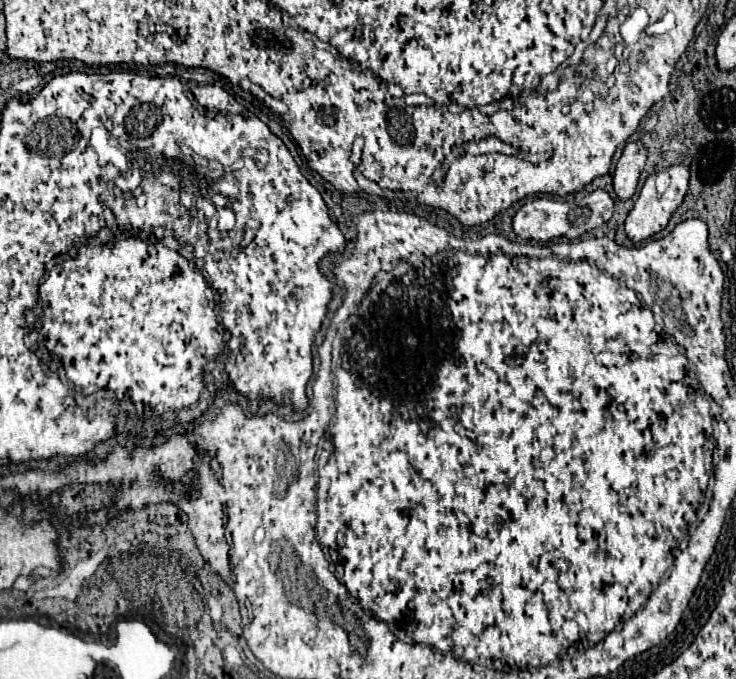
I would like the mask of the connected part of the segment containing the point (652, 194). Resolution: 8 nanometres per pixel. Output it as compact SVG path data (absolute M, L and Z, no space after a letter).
M684 164L670 166L670 168L666 168L666 174L668 174L668 182L664 186L664 192L658 192L658 182L656 182L658 174L650 176L644 182L644 186L642 186L642 190L638 194L638 200L636 200L634 208L630 210L626 222L624 222L626 224L626 234L628 234L630 240L644 242L644 240L652 238L654 234L658 234L660 230L664 230L668 220L670 220L670 216L674 214L674 210L682 204L684 196L688 194L688 184L690 184L690 168L688 166L684 166Z

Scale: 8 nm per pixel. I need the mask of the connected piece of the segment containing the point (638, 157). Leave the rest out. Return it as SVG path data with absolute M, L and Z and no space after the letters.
M642 140L628 142L614 172L614 190L622 200L632 198L632 194L636 192L644 164L646 164L646 146L642 144Z

